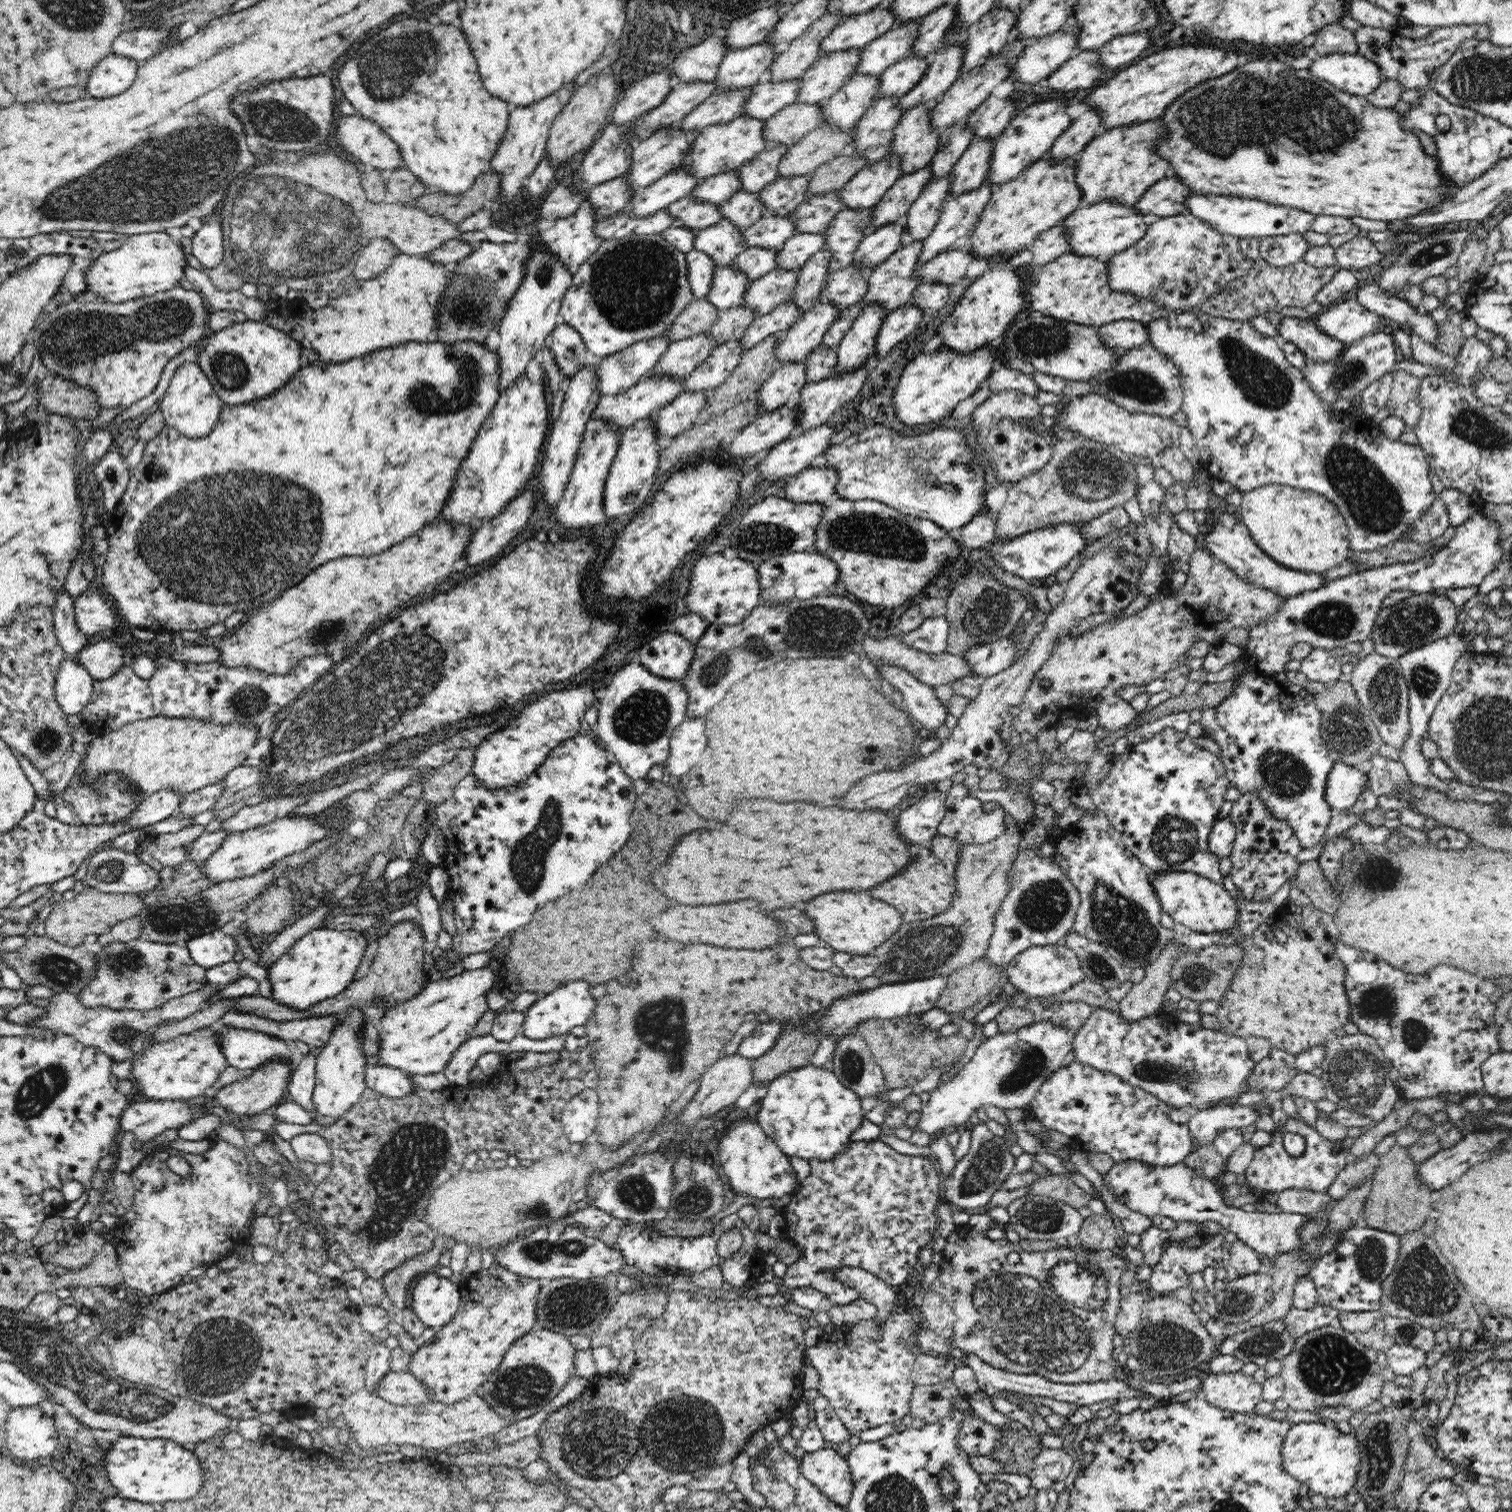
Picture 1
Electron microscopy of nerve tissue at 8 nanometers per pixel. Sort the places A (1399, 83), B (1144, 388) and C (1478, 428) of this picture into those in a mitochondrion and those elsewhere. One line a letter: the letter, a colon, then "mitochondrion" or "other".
A: other
B: mitochondrion
C: mitochondrion

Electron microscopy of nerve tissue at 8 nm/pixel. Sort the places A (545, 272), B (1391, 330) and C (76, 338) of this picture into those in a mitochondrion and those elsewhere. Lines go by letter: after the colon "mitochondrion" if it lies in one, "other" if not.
A: mitochondrion
B: other
C: mitochondrion

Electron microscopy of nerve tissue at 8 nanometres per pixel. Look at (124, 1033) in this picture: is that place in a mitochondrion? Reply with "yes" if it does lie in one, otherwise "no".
yes

